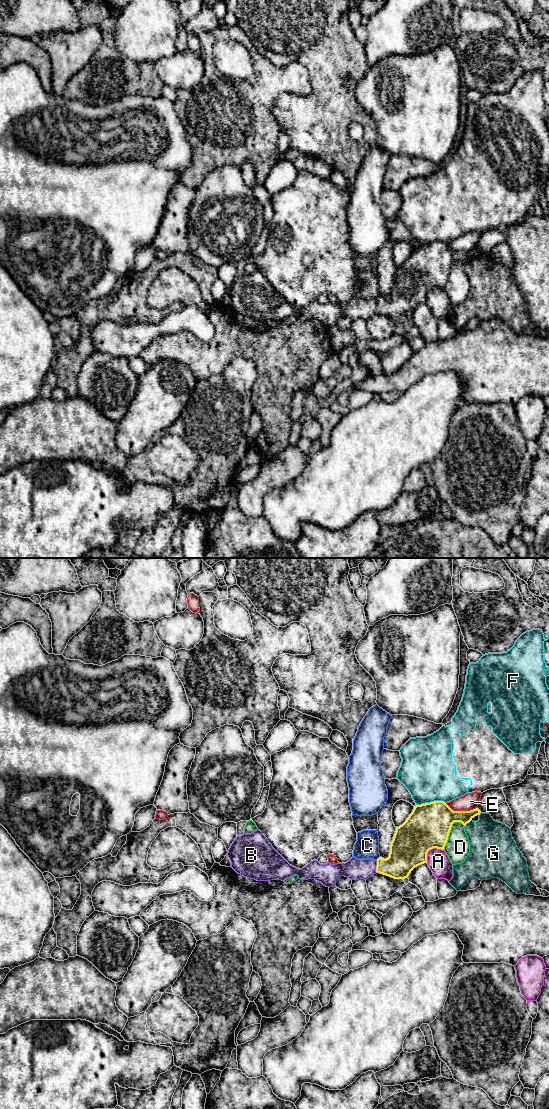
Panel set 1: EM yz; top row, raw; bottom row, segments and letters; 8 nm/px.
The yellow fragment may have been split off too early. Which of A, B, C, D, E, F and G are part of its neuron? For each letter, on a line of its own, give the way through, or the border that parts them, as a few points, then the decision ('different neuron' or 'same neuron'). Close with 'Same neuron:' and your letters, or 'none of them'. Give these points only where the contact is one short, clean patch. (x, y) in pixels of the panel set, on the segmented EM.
A: different neuron
B: runs through yz (405, 855), (394, 866), (376, 866), (355, 868); same neuron
C: different neuron
D: different neuron
E: different neuron
F: different neuron
G: different neuron
Same neuron: B

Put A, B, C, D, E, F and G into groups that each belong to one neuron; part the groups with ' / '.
A / B / C / D / E / F / G

